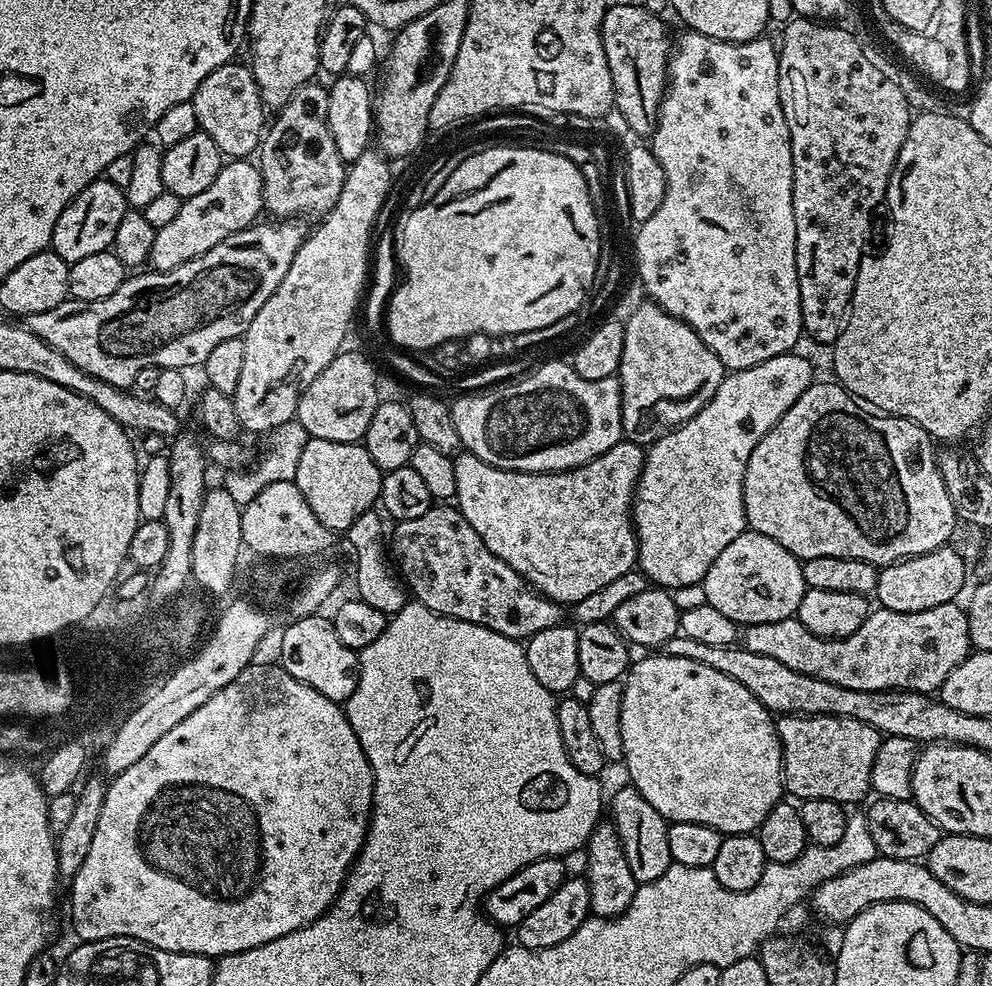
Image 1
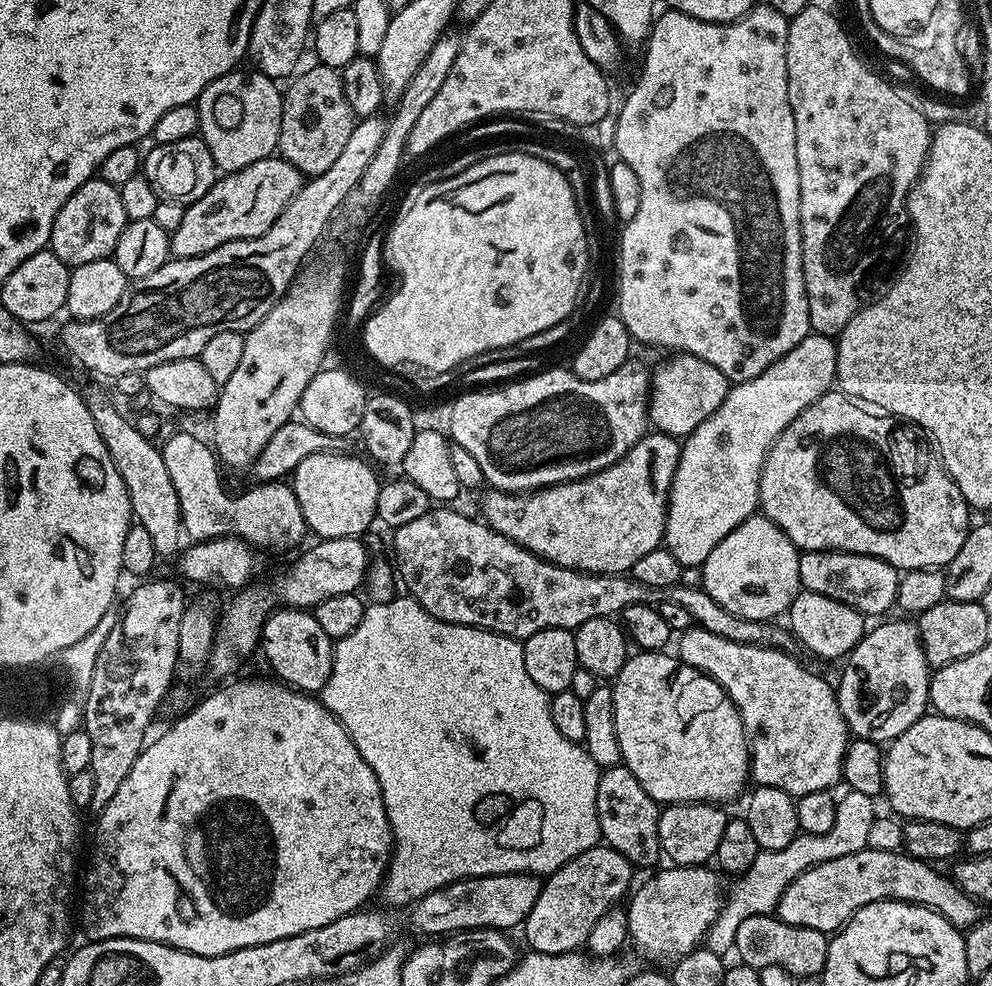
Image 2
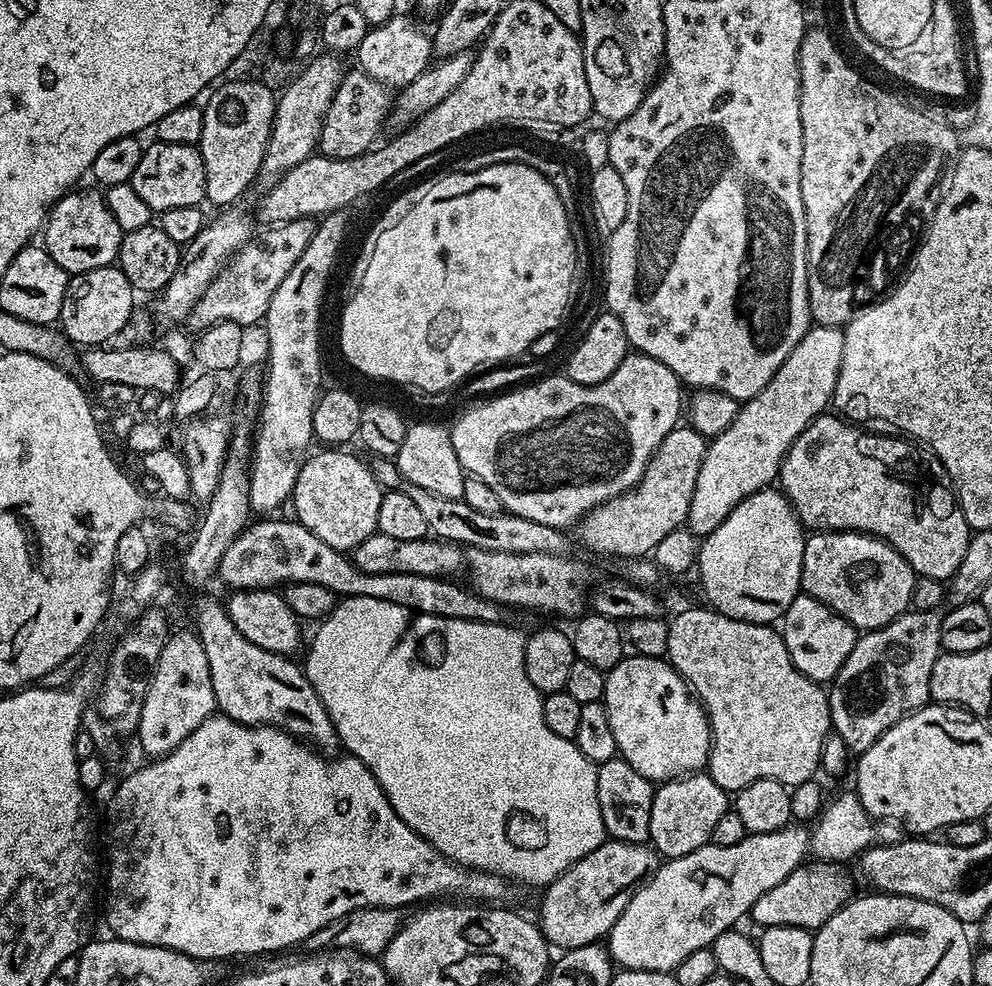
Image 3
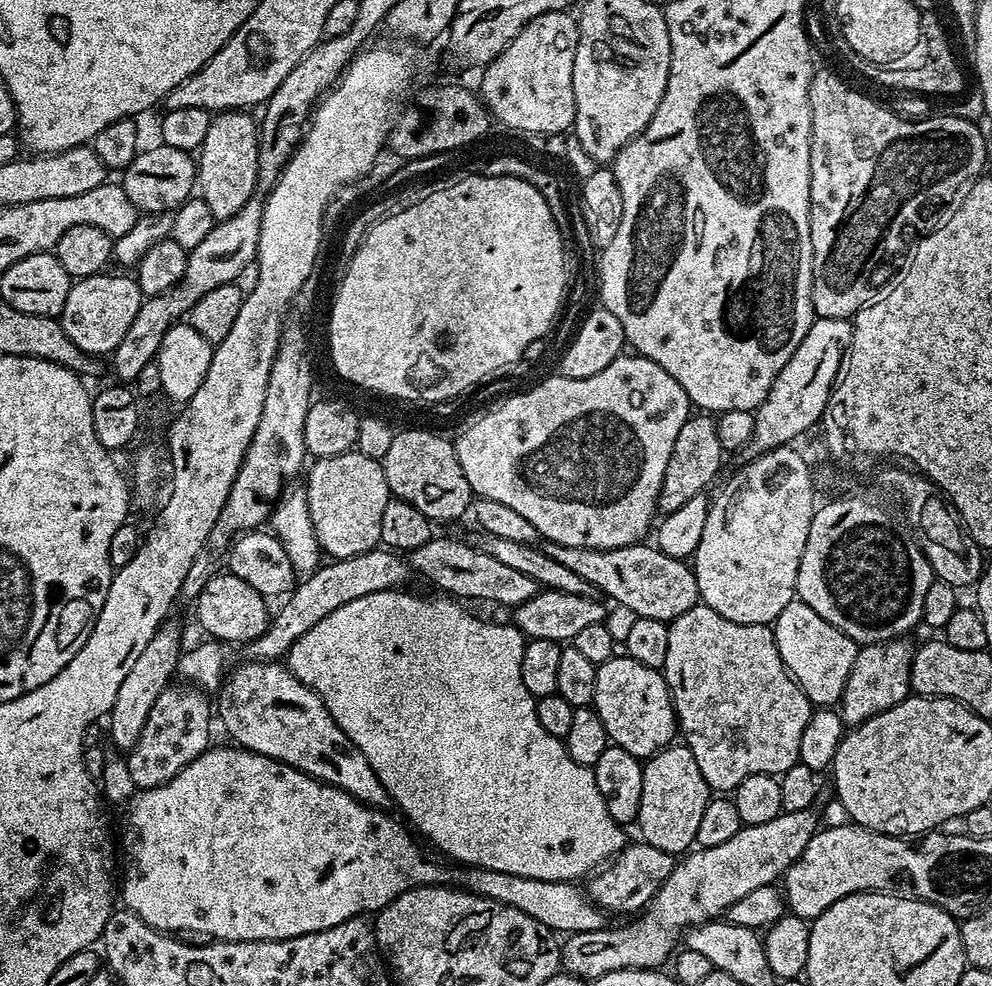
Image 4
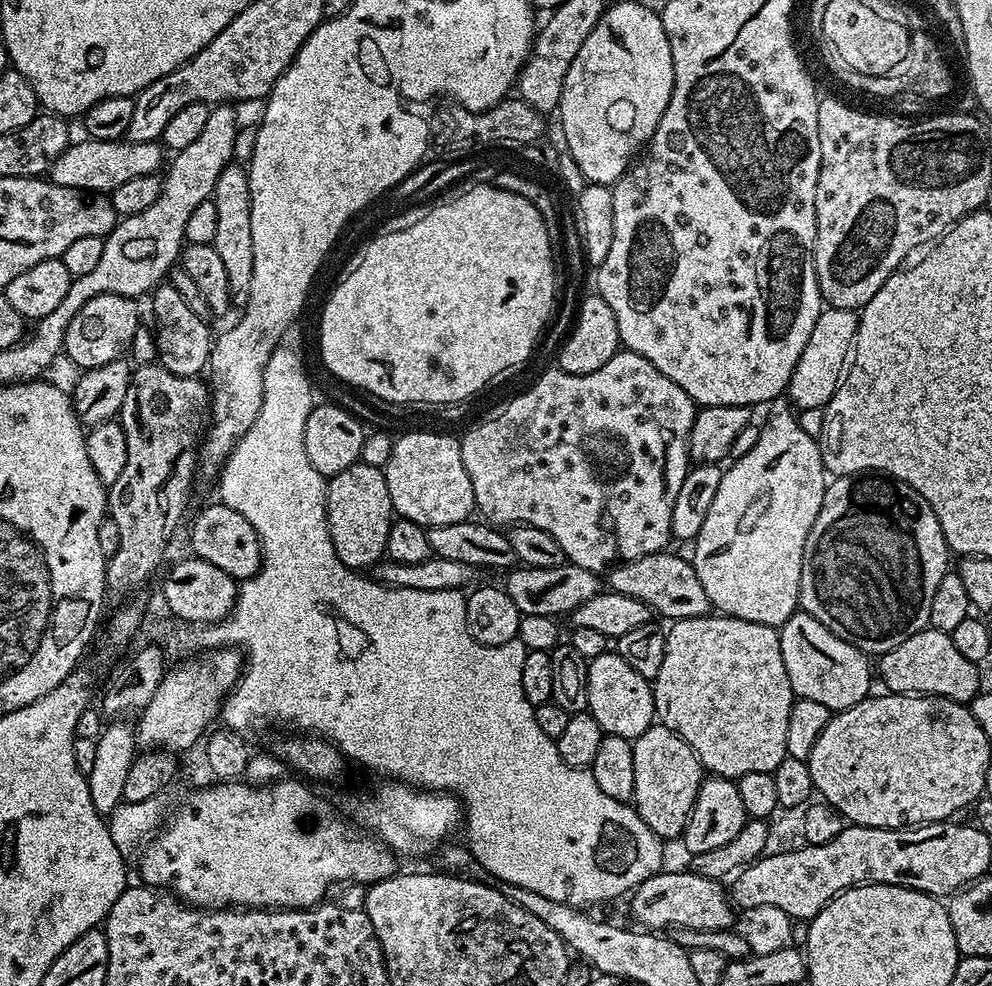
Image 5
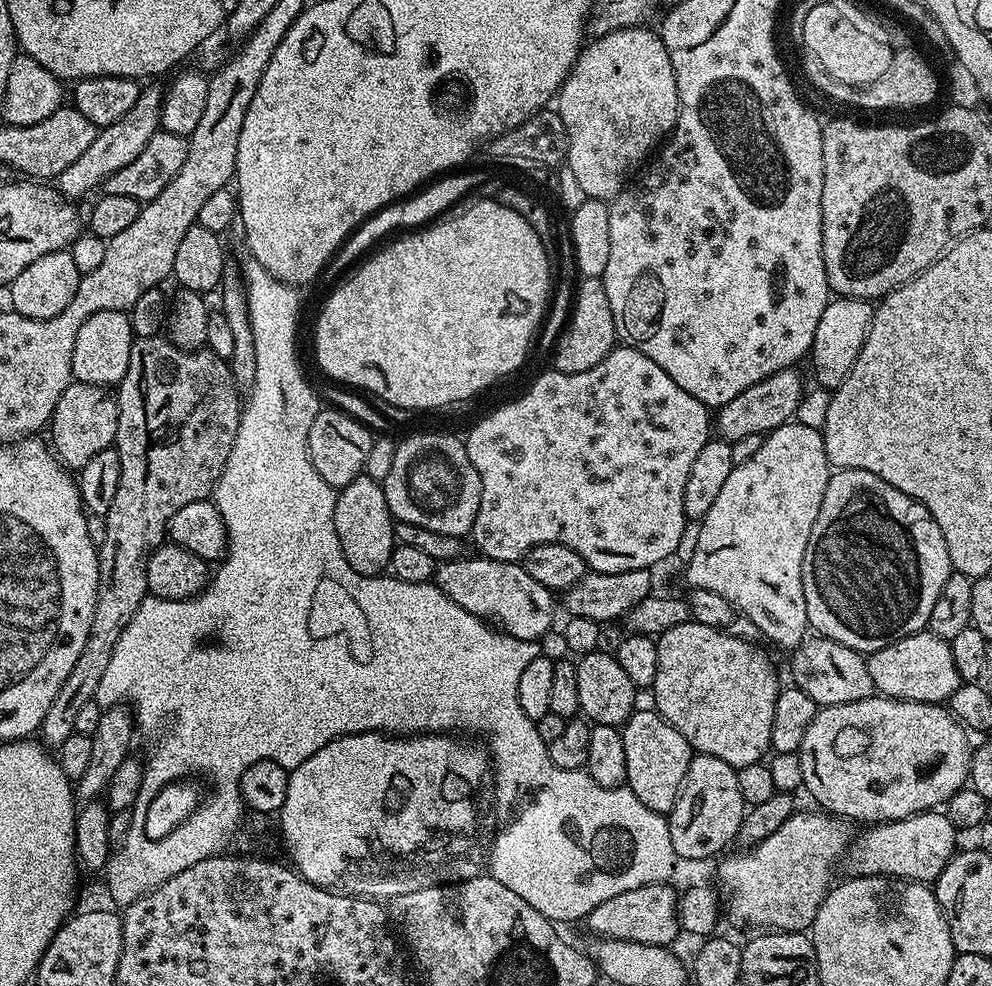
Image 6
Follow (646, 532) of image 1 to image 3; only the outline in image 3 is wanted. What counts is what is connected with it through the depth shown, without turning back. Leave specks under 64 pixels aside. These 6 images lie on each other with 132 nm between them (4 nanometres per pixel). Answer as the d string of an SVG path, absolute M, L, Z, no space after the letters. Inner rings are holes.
M809 327L807 334L786 358L786 362L778 366L774 378L770 378L770 382L766 382L764 389L754 394L754 398L741 403L734 422L730 422L730 426L722 430L722 434L708 440L708 449L702 458L702 470L698 470L698 482L694 482L694 498L690 498L690 510L686 521L687 528L697 538L706 537L718 530L718 526L726 522L730 510L734 510L738 502L742 502L750 494L761 492L779 477L782 462L798 434L802 434L809 422L821 415L832 403L832 395L842 366L843 345L844 334L841 329Z

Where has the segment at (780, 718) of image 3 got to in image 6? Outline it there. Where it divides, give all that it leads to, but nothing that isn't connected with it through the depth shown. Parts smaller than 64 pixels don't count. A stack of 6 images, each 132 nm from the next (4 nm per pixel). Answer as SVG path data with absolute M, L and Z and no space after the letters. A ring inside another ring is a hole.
M695 622L678 624L661 632L656 640L658 674L654 674L650 689L650 695L656 699L655 711L671 722L697 753L722 758L722 762L737 770L761 763L769 755L774 702L782 687L781 681L776 681L776 668L771 658L758 645L741 636L733 636L731 631Z

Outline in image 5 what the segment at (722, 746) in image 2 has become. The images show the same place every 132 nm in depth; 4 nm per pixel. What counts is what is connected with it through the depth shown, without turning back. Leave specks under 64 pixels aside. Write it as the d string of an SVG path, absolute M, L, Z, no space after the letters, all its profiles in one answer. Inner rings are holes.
M614 650L598 654L588 662L588 711L607 735L636 740L656 720L651 683Z

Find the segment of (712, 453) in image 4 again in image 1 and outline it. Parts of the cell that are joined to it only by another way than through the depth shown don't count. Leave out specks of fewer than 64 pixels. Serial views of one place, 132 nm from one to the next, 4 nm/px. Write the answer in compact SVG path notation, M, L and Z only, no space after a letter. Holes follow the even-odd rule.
M621 439L620 443L610 446L610 450L606 450L606 454L598 454L598 458L577 468L568 468L564 472L511 472L505 468L490 466L490 462L482 462L482 458L478 458L473 452L464 450L452 461L454 482L456 483L454 504L464 515L466 522L470 522L470 526L474 526L478 538L482 538L482 542L486 542L486 550L490 550L490 554L494 554L502 562L506 562L506 566L510 566L527 584L532 585L537 592L550 598L555 604L571 606L582 602L582 598L588 597L589 594L602 590L602 586L614 582L614 578L622 578L622 574L633 571L637 567L638 549L636 528L632 524L632 497L636 495L636 483L644 465L644 453L645 449L641 445L634 444L631 440Z

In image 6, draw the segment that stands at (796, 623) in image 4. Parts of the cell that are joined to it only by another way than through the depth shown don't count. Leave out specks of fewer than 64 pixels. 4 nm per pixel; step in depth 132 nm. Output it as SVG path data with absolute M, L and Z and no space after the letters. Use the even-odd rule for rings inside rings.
M819 634L813 635L805 639L791 656L791 683L806 694L810 694L810 698L814 698L818 706L856 702L873 695L874 689L867 659L854 649L842 646L836 640L830 640L827 636Z

